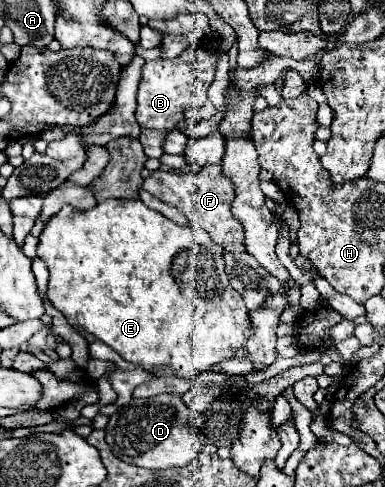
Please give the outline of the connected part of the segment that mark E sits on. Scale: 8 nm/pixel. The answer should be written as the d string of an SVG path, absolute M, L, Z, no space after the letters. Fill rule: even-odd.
M107 199L103 203L97 203L91 211L75 211L73 207L63 207L59 213L51 217L51 221L45 225L41 237L39 237L39 247L37 247L37 257L47 265L49 269L49 285L47 285L47 297L51 305L61 311L67 319L67 323L73 329L83 329L97 337L99 341L107 343L111 349L115 349L125 361L139 365L143 371L151 375L163 375L163 369L169 367L173 369L175 377L189 379L193 381L201 373L211 373L215 367L221 363L229 361L235 357L235 351L245 345L247 337L245 331L249 329L249 311L245 307L243 297L239 291L235 291L229 283L229 277L225 273L225 259L223 259L223 249L211 241L211 237L199 229L199 227L189 227L183 229L163 217L159 211L149 209L143 201L133 199L133 201L121 201L121 199Z

